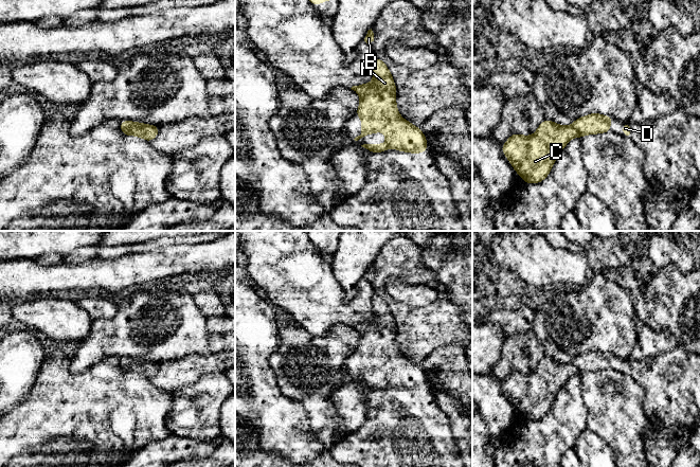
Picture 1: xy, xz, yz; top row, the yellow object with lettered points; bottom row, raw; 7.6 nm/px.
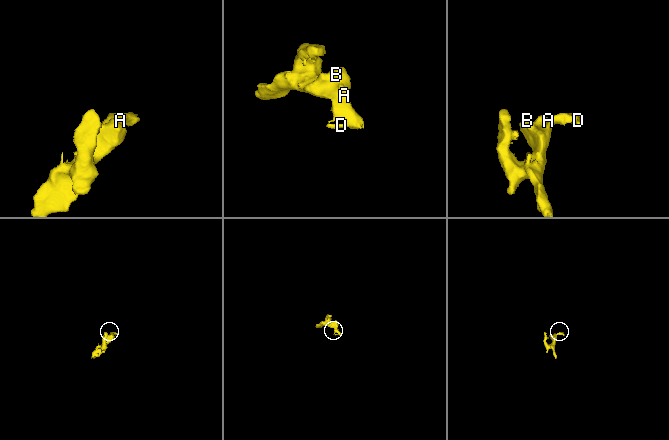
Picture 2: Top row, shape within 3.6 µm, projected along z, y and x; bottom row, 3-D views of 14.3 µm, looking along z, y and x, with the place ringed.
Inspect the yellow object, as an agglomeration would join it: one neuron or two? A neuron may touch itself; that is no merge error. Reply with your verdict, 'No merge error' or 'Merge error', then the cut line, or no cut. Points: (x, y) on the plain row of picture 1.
No merge error. No split

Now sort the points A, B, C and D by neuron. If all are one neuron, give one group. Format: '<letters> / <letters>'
A B C D

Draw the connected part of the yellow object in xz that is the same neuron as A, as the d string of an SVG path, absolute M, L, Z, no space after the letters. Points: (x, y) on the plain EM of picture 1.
M374 294L372 300L372 309L374 317L370 321L353 323L351 326L357 329L360 334L360 342L356 349L357 354L361 355L361 372L354 377L365 374L369 371L382 369L387 372L387 381L363 381L370 390L383 390L387 387L395 385L399 389L408 389L411 391L420 391L427 389L427 376L419 364L412 362L407 357L402 356L396 343L396 323L393 313L388 307L387 302L379 295Z

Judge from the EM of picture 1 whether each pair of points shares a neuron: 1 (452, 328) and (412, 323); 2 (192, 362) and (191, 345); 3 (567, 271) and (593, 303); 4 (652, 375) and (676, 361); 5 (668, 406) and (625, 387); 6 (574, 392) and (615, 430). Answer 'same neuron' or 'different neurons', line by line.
1: same neuron
2: different neurons
3: different neurons
4: same neuron
5: different neurons
6: different neurons

